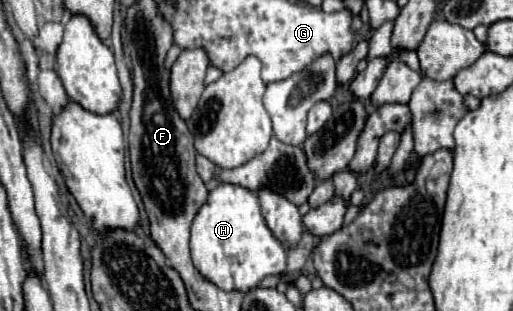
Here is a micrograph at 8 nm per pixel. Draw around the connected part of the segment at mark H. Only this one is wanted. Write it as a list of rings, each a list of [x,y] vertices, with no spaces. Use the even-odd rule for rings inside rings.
[[[219,184],[197,212],[191,228],[191,258],[199,274],[225,292],[247,292],[265,276],[281,274],[287,266],[285,248],[261,216],[259,198],[251,190],[233,184]]]

